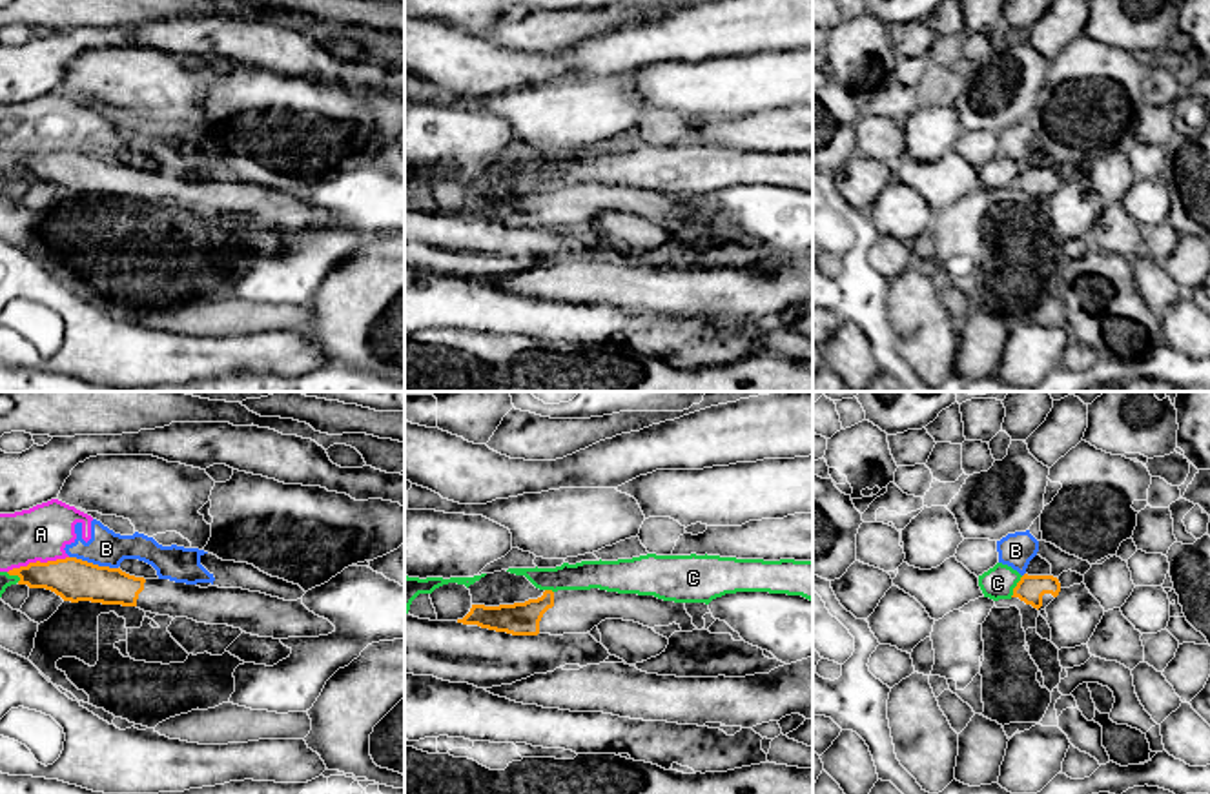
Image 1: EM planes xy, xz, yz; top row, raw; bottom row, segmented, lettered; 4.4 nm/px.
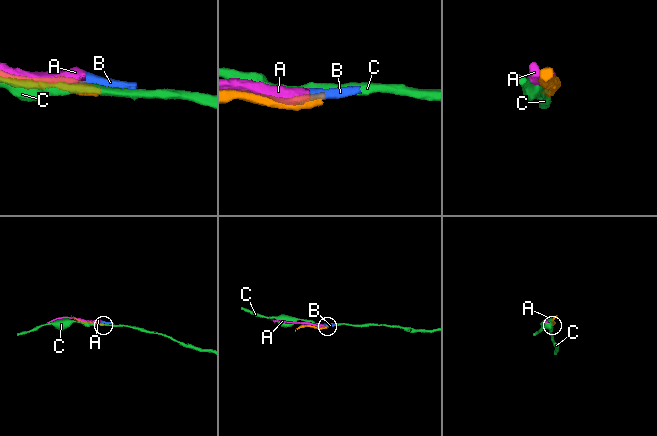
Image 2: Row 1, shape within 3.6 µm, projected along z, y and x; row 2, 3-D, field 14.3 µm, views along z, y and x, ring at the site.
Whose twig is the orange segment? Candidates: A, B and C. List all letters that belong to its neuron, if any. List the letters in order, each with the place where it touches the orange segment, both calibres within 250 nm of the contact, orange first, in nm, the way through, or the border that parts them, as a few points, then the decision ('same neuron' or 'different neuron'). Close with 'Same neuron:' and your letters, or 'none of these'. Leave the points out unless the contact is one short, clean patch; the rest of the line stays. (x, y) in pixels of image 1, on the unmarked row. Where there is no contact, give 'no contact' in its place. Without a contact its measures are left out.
A: xy (37, 153) | 190/240 nm | different neuron
B: xy (92, 155) | 190/160 nm | along xy (70, 148), (117, 161) | different neuron
C: yz (1015, 179) | 120/140 nm | different neuron
Same neuron: none of these

